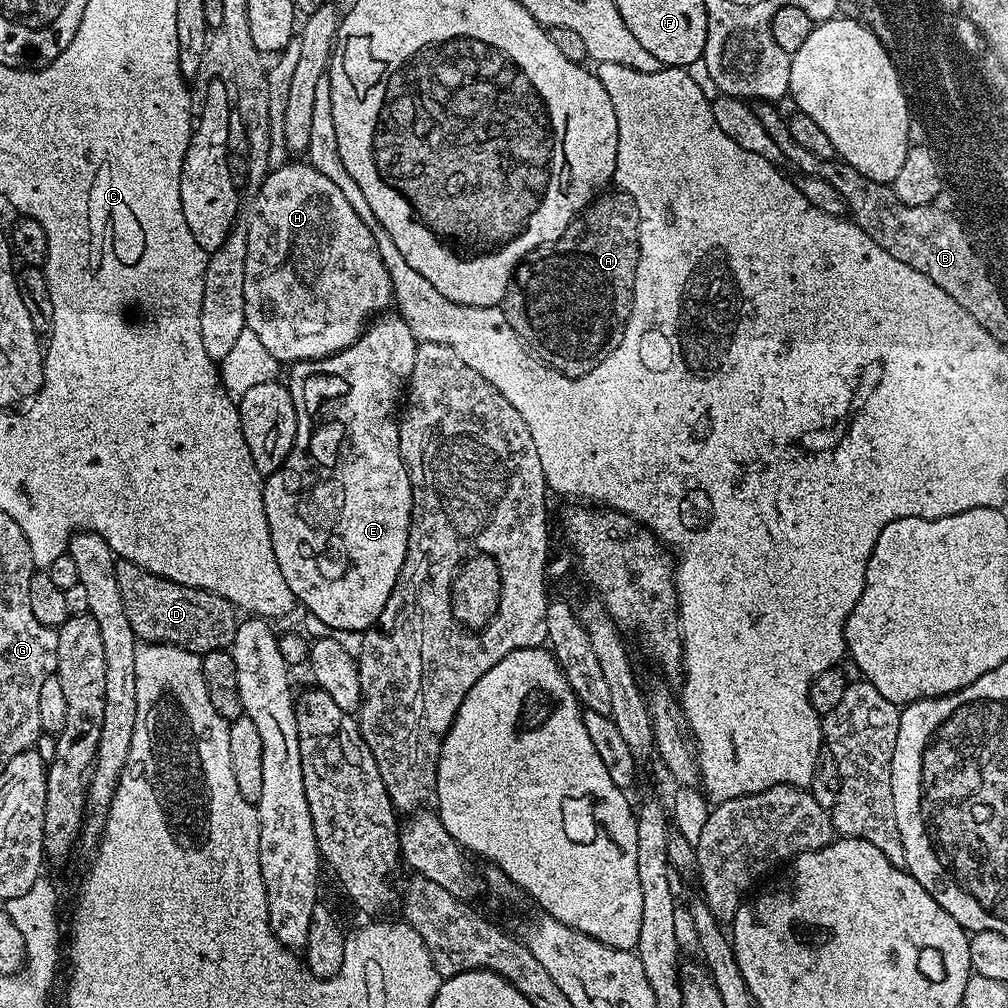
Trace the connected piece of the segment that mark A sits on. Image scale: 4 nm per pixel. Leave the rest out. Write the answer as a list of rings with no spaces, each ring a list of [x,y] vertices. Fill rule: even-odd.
[[[605,190],[576,217],[562,238],[531,252],[516,269],[514,287],[502,301],[504,316],[537,360],[566,376],[590,374],[590,370],[594,370],[594,366],[603,362],[622,342],[622,334],[632,313],[632,291],[639,261],[638,206],[630,194]]]

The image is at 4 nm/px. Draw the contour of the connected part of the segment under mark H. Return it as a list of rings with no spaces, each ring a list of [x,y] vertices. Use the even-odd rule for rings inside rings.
[[[285,162],[281,168],[274,168],[269,171],[268,176],[262,182],[260,188],[255,189],[256,198],[252,202],[252,213],[246,220],[248,237],[246,238],[246,258],[245,258],[245,322],[250,330],[254,330],[254,335],[261,340],[262,346],[274,354],[278,362],[295,362],[297,360],[317,360],[333,356],[344,348],[349,348],[355,340],[366,331],[370,321],[377,314],[383,313],[387,304],[391,305],[394,300],[392,293],[392,279],[382,262],[382,254],[378,254],[378,246],[374,242],[372,225],[362,222],[346,202],[346,194],[326,178],[317,168],[312,167],[307,162],[301,164],[292,164]]]

